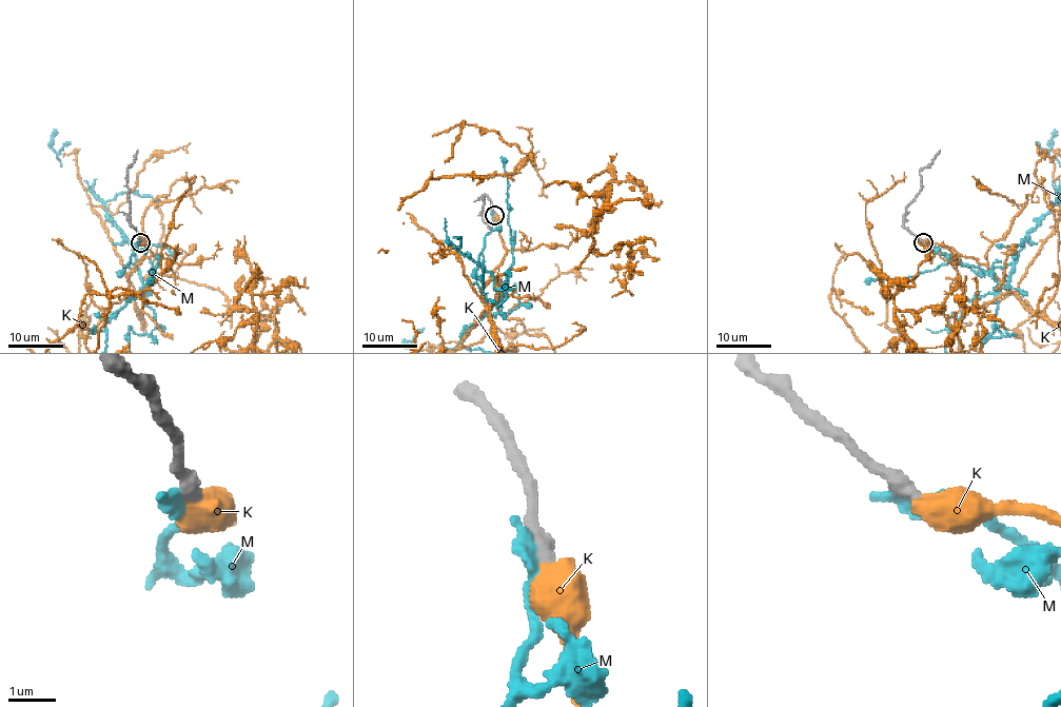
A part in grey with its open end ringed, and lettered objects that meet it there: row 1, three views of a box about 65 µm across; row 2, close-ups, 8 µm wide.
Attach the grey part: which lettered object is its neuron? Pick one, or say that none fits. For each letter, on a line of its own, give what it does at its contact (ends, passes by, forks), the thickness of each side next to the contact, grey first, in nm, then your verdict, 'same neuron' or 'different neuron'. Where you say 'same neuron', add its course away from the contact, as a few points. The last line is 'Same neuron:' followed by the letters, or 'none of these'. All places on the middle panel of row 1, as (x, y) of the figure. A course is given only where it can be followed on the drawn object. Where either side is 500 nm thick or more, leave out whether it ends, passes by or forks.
K: 360 nm thick on the grey side, 550 nm on the other; same neuron
M: it ends there; 380 nm thick on the grey side, 320 nm on the other; different neuron
Same neuron: K

